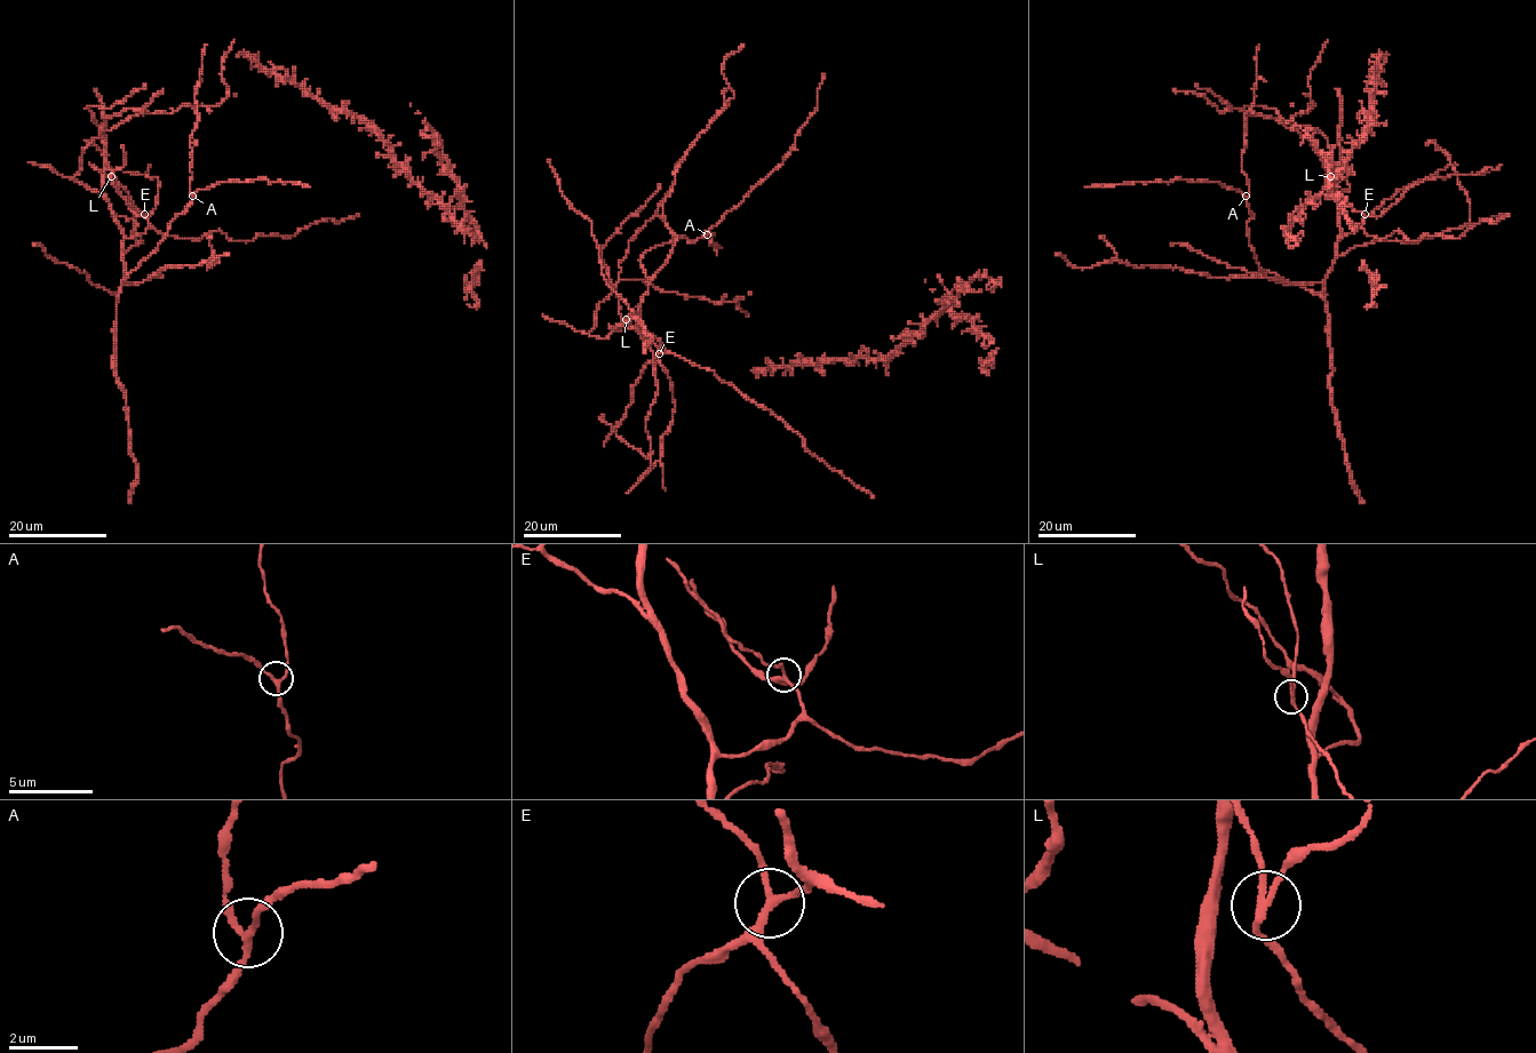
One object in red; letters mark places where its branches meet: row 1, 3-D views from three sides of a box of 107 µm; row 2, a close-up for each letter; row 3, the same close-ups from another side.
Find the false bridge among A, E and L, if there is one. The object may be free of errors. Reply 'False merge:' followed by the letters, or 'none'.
False merge: L

